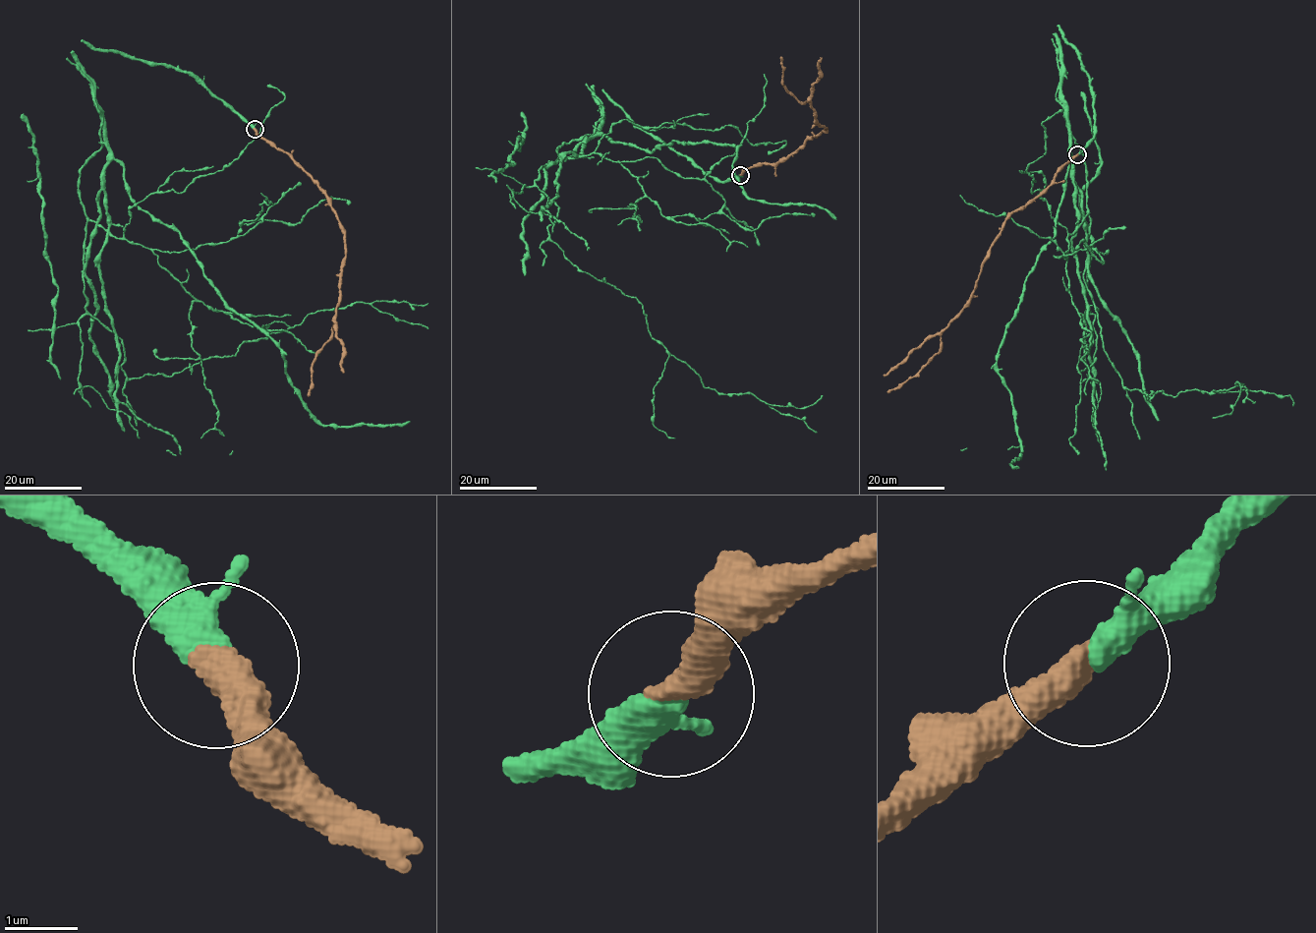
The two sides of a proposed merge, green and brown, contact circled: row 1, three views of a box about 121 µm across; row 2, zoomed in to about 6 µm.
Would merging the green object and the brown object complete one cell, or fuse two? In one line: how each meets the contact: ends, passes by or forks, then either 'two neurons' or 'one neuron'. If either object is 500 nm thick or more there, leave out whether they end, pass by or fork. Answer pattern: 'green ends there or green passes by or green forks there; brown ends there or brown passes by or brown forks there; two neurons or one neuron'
green passes by; brown ends there; one neuron

